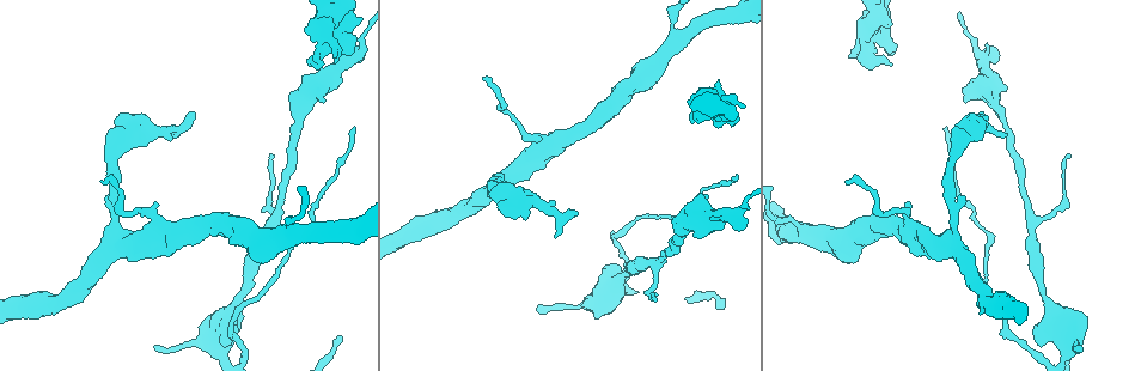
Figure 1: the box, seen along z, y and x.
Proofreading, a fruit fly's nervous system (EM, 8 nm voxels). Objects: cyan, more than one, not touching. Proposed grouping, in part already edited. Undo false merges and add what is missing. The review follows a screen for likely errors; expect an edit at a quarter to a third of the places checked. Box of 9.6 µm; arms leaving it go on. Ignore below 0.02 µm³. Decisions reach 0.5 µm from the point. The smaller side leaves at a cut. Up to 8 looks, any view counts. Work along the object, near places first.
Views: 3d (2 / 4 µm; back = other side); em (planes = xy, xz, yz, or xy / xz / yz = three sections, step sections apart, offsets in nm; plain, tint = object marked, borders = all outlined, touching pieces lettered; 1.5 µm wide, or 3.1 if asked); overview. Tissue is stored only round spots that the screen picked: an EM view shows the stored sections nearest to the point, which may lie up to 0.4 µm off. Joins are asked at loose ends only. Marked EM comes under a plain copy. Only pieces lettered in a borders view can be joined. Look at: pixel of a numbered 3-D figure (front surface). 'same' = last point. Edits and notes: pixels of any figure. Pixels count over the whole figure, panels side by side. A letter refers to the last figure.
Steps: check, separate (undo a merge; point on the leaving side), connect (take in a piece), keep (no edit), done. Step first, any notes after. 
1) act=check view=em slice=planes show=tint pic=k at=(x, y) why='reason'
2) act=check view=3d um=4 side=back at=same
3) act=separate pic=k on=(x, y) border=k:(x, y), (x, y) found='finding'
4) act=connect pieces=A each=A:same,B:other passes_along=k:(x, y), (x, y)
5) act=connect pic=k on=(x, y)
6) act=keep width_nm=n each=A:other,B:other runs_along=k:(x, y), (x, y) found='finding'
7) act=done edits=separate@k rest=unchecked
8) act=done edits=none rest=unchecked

act=check view=3d um=4 pic=1 at=(945, 129) why='free end'

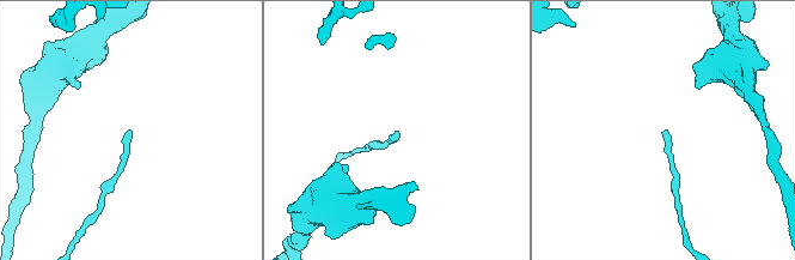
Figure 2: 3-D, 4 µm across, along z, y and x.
act=check view=em slice=planes show=borders pic=2 at=(665, 130)

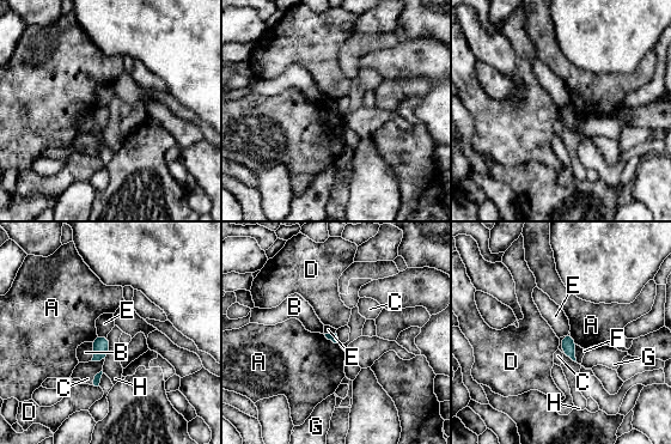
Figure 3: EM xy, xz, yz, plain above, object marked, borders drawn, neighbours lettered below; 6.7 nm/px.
act=keep longest_contact=H:150nm each=A:other,B:other,C:other,D:other,E:other,F:other,G:other,H:other border=3:(108, 336), (108, 354), (104, 358) found='none of them fits'

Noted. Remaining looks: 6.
act=check view=em slice=planes show=tint pic=1 at=(328, 38) why='branch point'

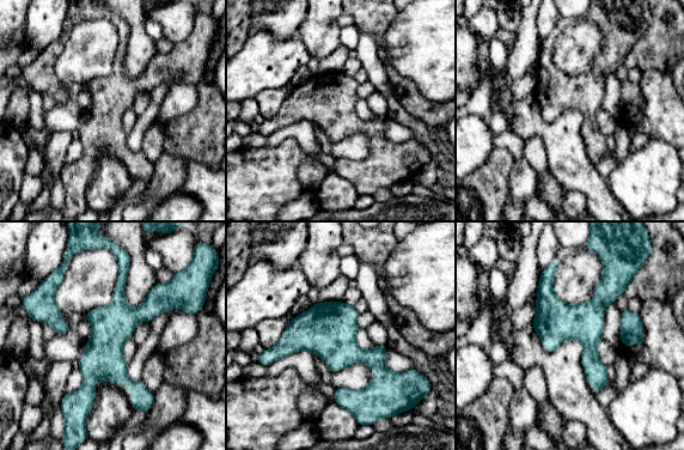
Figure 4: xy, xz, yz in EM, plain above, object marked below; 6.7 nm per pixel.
act=check view=em slice=planes show=borders at=same

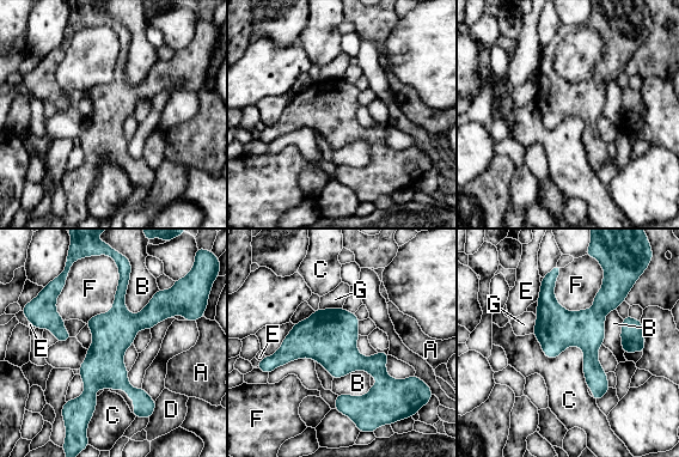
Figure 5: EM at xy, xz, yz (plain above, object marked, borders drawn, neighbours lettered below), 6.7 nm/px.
act=keep each=A:other,B:other,C:other,D:other,E:other,F:other,G:other found='continuous, no second cell'

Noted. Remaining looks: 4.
act=check view=3d um=2 pic=1 at=(194, 114)

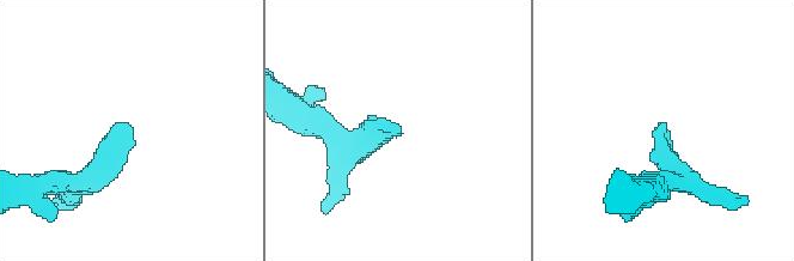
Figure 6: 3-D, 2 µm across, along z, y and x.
act=check view=em slice=xz step=4 show=borders pic=6 at=(131, 125)

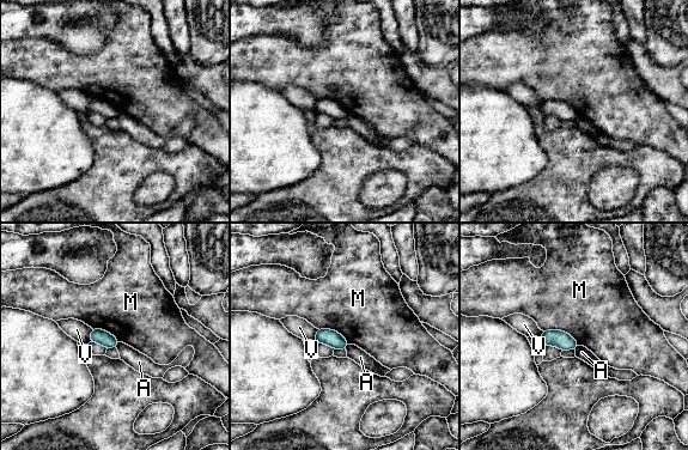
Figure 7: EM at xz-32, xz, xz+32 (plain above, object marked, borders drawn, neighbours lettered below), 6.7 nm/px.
act=keep width_nm=100 each=A:other,M:other,V:other border=7:(543, 330), (564, 330), (579, 345) found='no lettered piece goes on from it'

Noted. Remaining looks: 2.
act=done edits=none rest=unchecked

